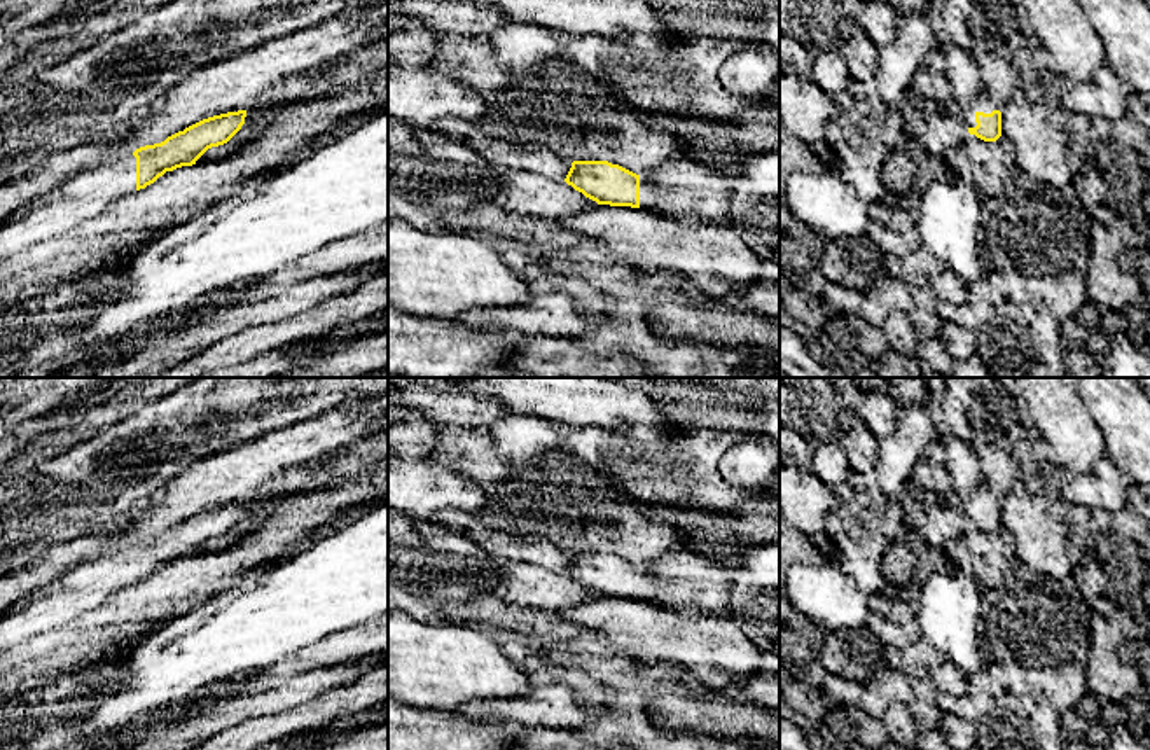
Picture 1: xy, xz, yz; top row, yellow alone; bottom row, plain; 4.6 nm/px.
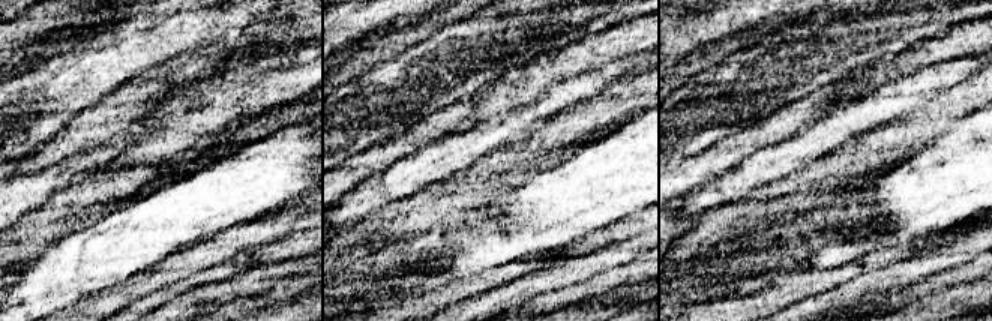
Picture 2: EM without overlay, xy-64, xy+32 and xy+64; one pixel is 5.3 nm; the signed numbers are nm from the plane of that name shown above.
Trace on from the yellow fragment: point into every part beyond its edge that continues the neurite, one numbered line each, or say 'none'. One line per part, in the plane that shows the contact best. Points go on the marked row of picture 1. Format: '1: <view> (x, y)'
1: xy (84, 196)
2: yz (981, 104)

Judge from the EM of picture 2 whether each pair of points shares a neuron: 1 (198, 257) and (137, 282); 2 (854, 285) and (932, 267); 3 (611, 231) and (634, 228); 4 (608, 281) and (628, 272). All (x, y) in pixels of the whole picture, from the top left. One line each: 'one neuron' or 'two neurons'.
1: one neuron
2: one neuron
3: one neuron
4: one neuron

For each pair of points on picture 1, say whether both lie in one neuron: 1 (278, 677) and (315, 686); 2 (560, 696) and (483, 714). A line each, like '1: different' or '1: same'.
1: different
2: same

